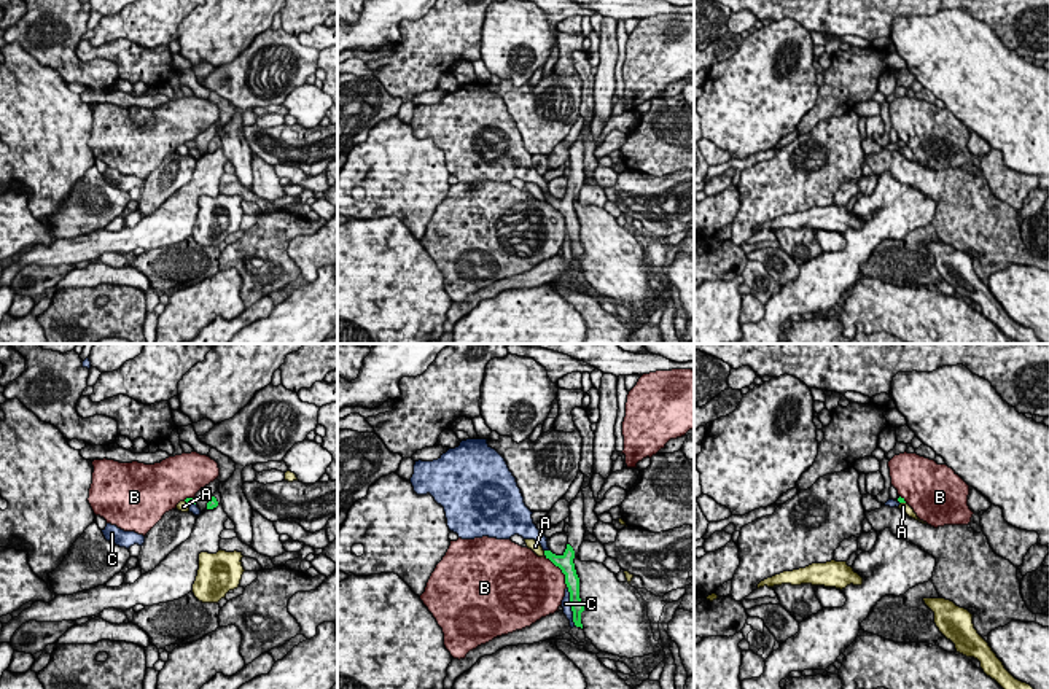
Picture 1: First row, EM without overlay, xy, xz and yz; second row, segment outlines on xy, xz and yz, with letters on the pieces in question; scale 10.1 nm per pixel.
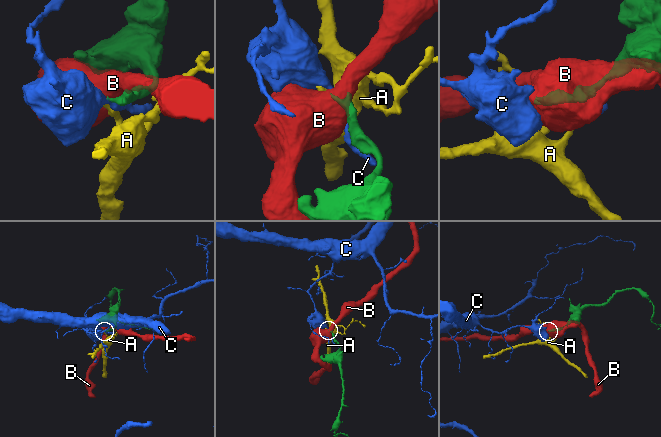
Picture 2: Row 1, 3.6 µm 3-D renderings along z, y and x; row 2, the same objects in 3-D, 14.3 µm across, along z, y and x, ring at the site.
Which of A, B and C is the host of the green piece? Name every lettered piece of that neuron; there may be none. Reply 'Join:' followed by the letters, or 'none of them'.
Join: none of them

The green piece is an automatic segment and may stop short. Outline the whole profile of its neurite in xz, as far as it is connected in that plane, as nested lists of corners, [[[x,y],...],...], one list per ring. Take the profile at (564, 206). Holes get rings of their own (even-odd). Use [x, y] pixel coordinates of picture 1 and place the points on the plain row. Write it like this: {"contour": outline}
{"contour": [[[579,134],[575,143],[570,146],[570,165],[568,165],[568,188],[562,199],[556,199],[551,194],[544,194],[546,202],[549,202],[556,210],[565,218],[565,228],[570,236],[570,247],[573,255],[573,266],[576,271],[583,272],[581,256],[584,248],[579,242],[579,221],[575,213],[573,202],[579,196],[579,189],[584,185],[586,169],[584,169],[584,138]]]}

